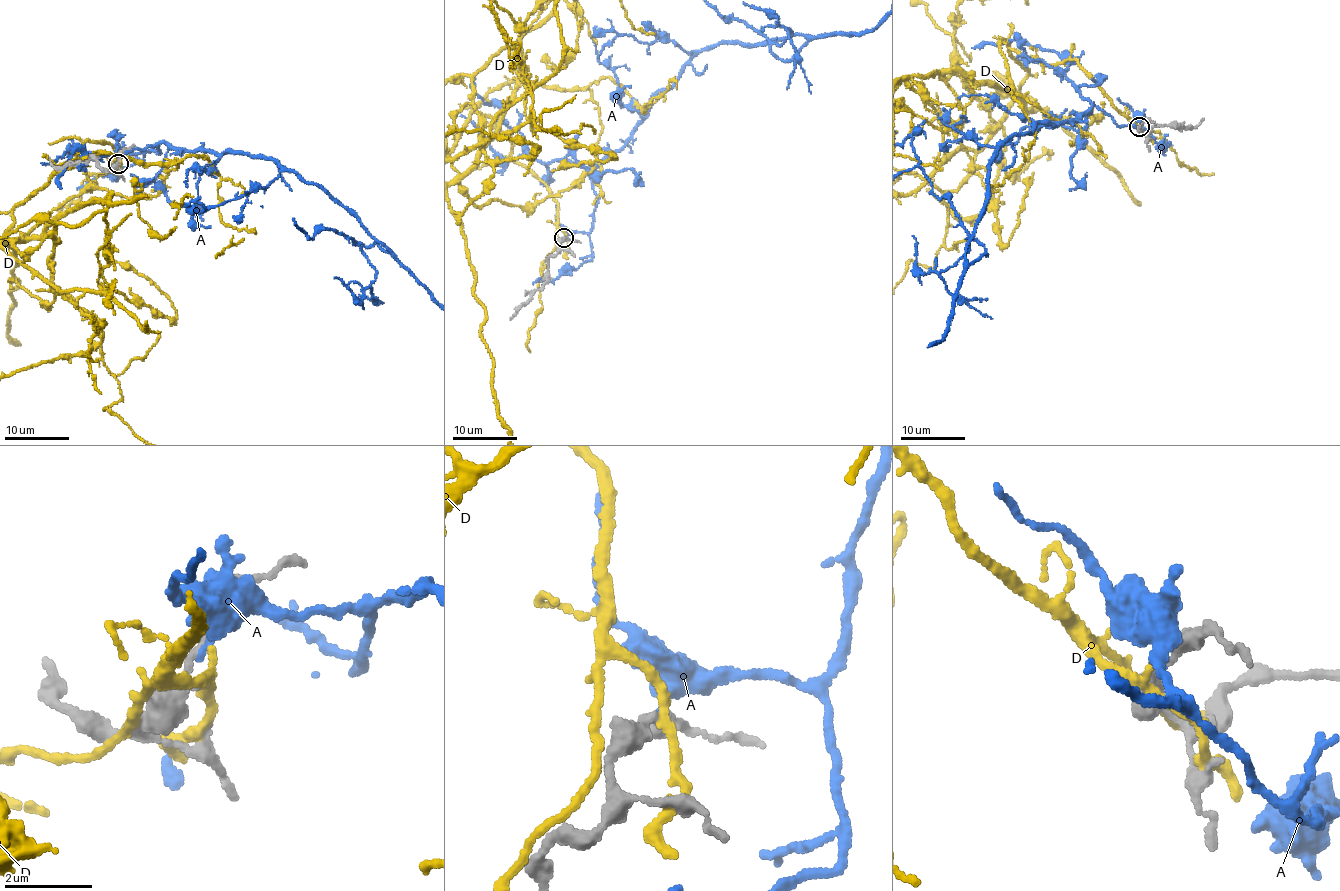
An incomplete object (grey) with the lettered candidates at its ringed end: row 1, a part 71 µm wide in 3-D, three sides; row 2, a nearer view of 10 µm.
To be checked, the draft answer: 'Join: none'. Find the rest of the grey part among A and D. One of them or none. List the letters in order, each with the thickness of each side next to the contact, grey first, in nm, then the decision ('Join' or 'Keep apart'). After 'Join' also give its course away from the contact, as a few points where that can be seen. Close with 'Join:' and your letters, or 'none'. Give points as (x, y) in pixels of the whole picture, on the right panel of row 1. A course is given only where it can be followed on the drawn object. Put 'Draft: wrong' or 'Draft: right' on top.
Draft: right
A: Thickness 200 nm (grey) against 150 nm. Keep apart
D: Thickness 280 nm (grey) against 220 nm. Keep apart
Join: none

